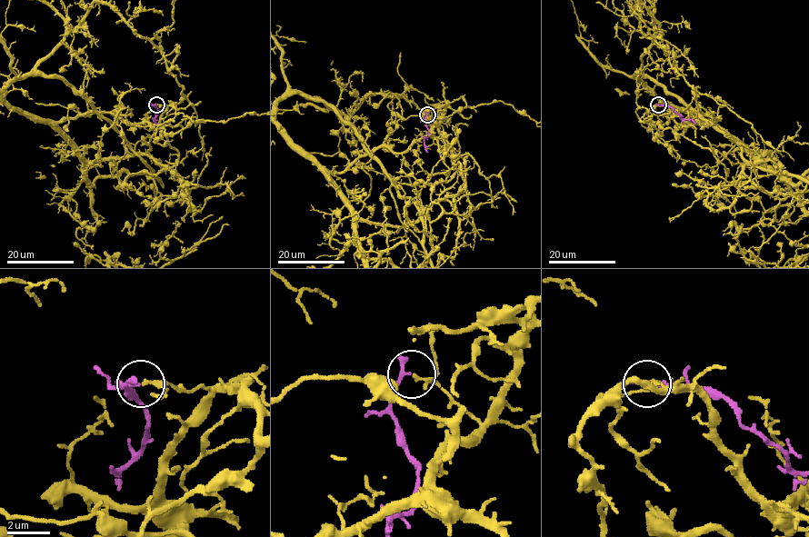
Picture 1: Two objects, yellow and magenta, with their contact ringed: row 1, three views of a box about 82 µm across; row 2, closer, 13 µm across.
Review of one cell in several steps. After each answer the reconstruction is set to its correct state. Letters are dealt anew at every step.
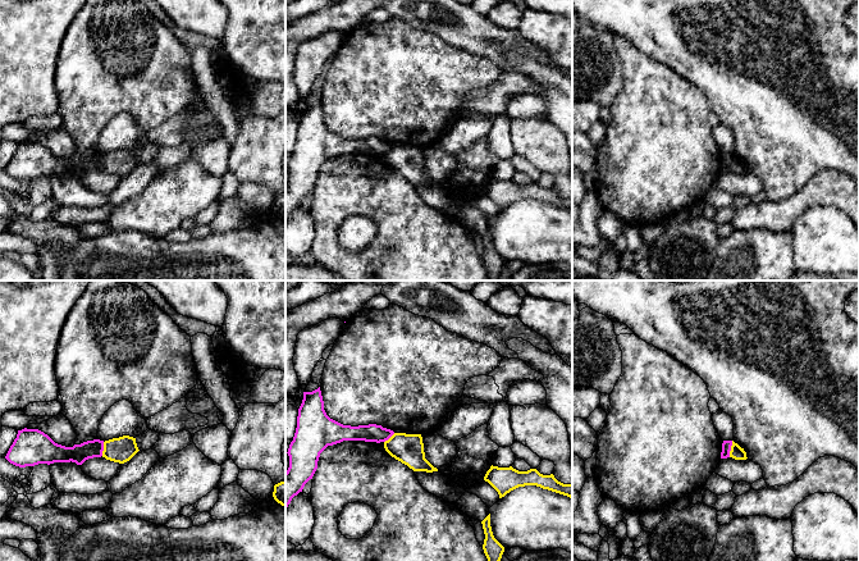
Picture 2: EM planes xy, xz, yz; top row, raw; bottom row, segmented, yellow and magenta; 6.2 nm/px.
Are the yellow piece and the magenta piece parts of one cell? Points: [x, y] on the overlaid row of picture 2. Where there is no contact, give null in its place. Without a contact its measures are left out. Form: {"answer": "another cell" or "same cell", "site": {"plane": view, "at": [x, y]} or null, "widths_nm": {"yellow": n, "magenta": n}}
{"answer": "another cell", "site": {"plane": "yz", "at": [731, 448]}, "widths_nm": {"yellow": 90, "magenta": 60}}

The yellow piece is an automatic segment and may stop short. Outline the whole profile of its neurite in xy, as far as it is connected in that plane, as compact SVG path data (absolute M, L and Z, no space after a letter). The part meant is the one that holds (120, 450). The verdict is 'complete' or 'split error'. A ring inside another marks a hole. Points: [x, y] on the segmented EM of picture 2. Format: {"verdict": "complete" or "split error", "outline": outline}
{"verdict": "complete", "outline": "M123 435L104 442L102 457L114 462L124 464L138 451L136 438Z"}

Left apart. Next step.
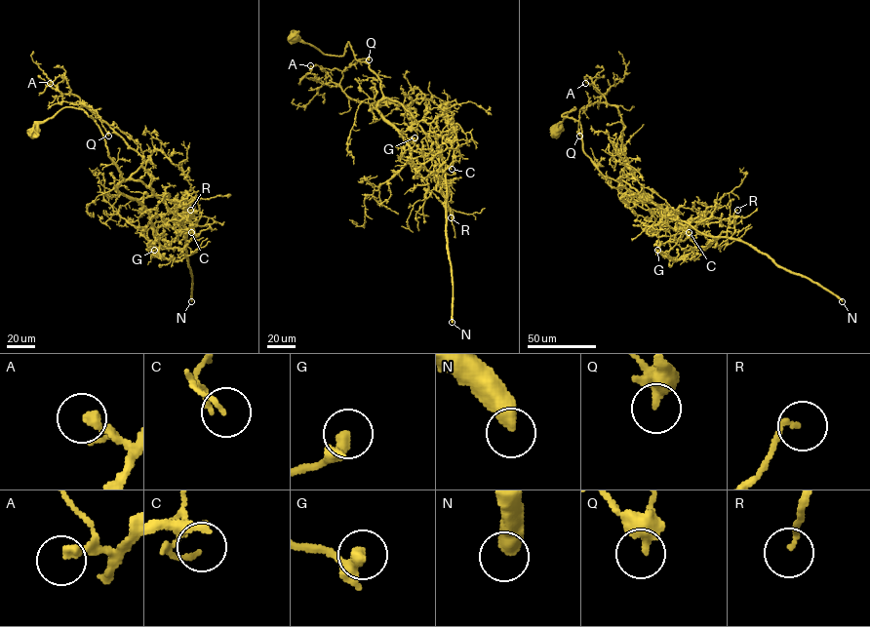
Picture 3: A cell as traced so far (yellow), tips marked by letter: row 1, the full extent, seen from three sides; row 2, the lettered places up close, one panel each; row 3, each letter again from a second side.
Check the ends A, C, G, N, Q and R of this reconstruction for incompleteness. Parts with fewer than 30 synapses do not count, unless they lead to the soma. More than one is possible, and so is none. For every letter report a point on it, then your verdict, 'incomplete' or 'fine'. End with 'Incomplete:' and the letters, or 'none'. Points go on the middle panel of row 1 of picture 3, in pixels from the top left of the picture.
A: at (310, 65); fine
C: at (452, 169); fine
G: at (415, 137); fine
N: at (452, 322); incomplete
Q: at (369, 59); fine
R: at (451, 217); fine
Incomplete: N

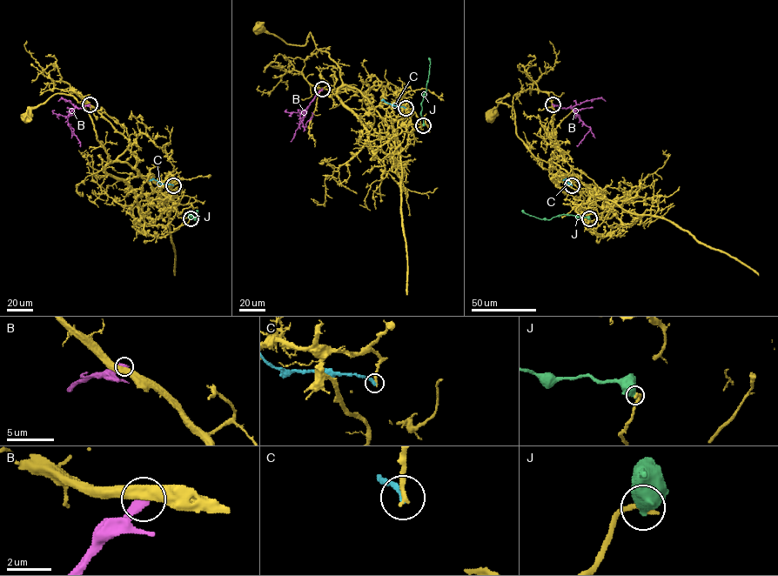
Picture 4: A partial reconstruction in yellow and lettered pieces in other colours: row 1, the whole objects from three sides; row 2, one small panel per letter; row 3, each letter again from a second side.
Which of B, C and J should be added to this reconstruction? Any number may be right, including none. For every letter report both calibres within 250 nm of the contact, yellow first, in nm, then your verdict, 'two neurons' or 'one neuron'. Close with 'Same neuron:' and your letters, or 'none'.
B: 550 nm thick on the yellow side, 400 nm on the other; two neurons
C: 240 nm thick on the yellow side, 280 nm on the other; two neurons
J: 280 nm thick on the yellow side, 650 nm on the other; two neurons
Same neuron: none

